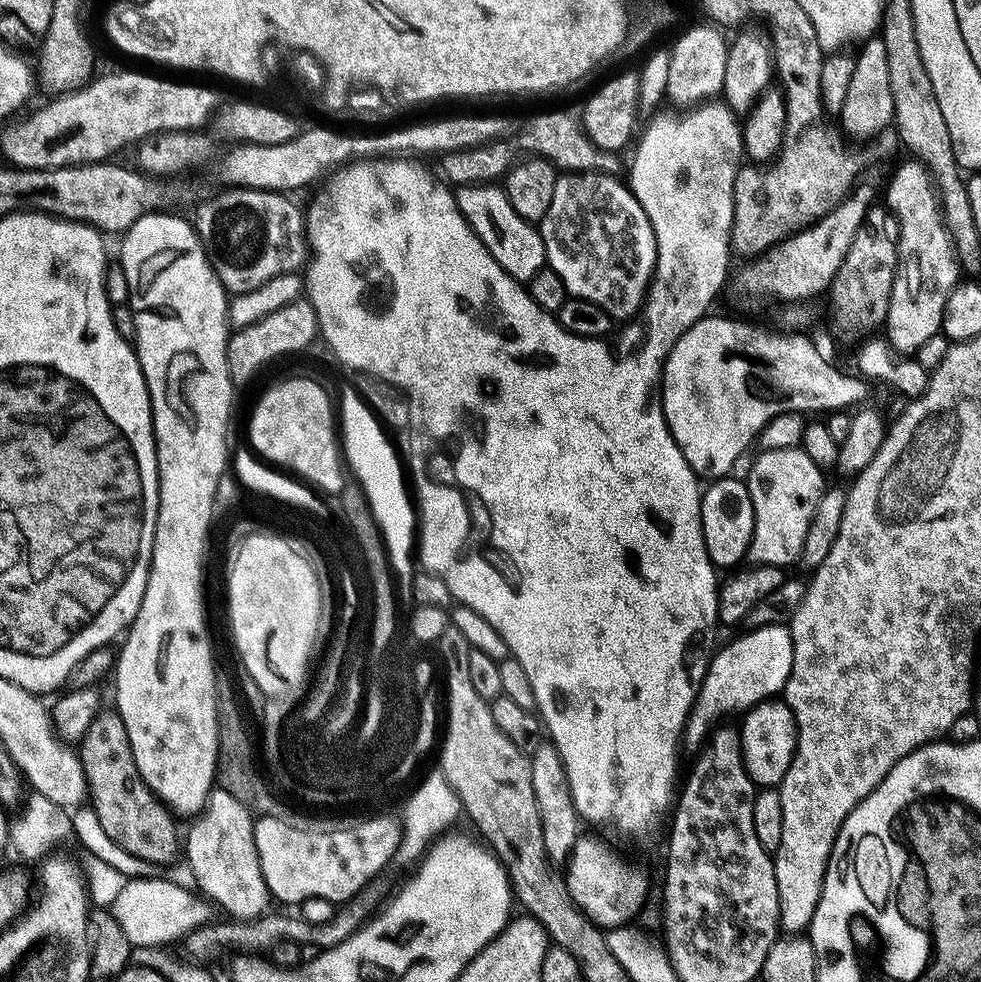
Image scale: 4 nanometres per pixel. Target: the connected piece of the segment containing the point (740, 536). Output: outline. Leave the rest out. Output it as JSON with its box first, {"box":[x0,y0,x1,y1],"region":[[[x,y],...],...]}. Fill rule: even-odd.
{"box":[700,478,754,570],"region":[[[725,478],[709,483],[700,502],[700,528],[706,538],[706,550],[712,563],[720,570],[724,570],[724,568],[739,569],[743,565],[740,563],[748,560],[748,551],[754,538],[754,502],[750,502],[750,490],[747,483],[743,479],[736,479]]]}

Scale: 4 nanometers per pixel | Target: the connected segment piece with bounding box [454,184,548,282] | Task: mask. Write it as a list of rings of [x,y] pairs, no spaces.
[[[471,184],[465,188],[456,188],[454,195],[458,210],[462,210],[474,234],[478,234],[486,250],[494,254],[494,262],[498,262],[498,266],[502,266],[510,278],[530,282],[546,267],[548,255],[539,227],[526,222],[526,218],[522,218],[522,214],[510,206],[510,198],[503,187],[496,184]]]

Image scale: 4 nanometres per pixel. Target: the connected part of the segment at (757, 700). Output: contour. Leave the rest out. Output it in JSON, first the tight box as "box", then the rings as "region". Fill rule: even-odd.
{"box":[692,624,794,725],"region":[[[779,624],[757,632],[745,631],[743,635],[711,657],[707,665],[708,677],[705,680],[703,677],[699,685],[696,706],[692,710],[693,725],[715,725],[719,716],[732,716],[735,712],[747,714],[768,699],[779,697],[788,685],[794,666],[791,627]]]}

